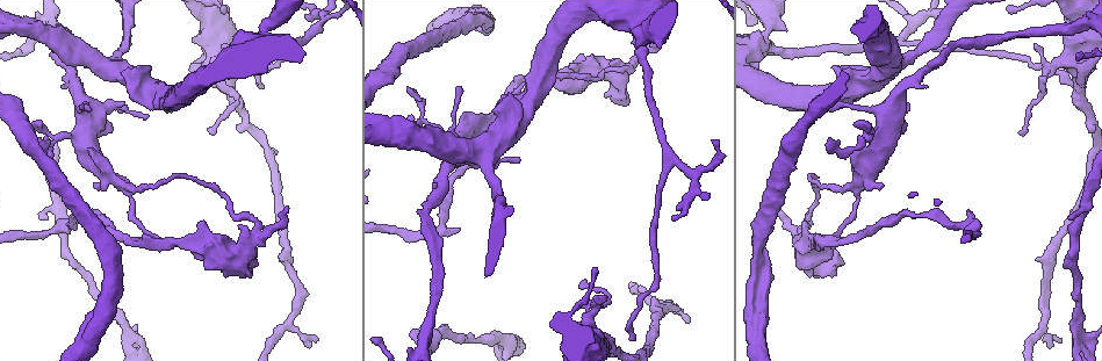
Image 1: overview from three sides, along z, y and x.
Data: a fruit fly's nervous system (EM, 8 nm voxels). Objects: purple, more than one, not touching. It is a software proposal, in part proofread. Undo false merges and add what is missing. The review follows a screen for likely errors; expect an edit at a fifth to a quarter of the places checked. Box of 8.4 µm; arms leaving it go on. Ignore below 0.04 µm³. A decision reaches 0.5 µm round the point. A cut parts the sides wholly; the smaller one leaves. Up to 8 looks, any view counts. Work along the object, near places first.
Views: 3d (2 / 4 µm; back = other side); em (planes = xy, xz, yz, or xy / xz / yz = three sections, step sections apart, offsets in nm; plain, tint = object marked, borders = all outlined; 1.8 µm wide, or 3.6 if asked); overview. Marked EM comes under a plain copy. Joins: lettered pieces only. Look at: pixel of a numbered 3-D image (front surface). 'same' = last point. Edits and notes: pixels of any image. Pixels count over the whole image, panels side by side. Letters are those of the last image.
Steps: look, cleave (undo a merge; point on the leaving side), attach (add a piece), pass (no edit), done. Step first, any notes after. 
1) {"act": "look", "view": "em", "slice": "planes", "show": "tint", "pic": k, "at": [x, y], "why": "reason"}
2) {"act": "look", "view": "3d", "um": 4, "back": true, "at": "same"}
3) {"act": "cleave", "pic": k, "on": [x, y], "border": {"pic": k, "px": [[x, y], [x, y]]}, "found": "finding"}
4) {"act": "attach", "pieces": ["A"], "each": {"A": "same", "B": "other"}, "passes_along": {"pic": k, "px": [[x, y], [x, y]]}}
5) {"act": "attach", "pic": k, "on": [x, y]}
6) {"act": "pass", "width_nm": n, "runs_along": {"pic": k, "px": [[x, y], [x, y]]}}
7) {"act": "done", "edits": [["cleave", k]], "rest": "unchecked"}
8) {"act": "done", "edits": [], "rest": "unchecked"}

{"act": "look", "view": "em", "slice": "yz", "step": 4, "show": "borders", "pic": 1, "at": [288, 206], "why": "tapers out"}

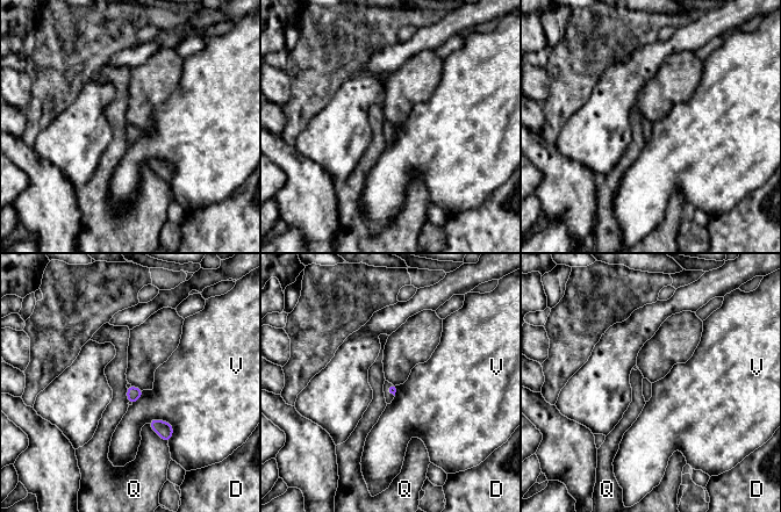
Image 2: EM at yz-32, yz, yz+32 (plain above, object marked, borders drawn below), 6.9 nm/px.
{"act": "pass", "each": {"D": "other", "Q": "other", "V": "other"}, "border": {"pic": 2, "px": [[152, 417], [172, 426], [169, 444]]}, "found": "no lettered piece goes on from it"}

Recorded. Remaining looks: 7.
{"act": "look", "view": "3d", "um": 4, "back": true, "pic": 1, "at": [202, 224], "why": "branch stops here"}

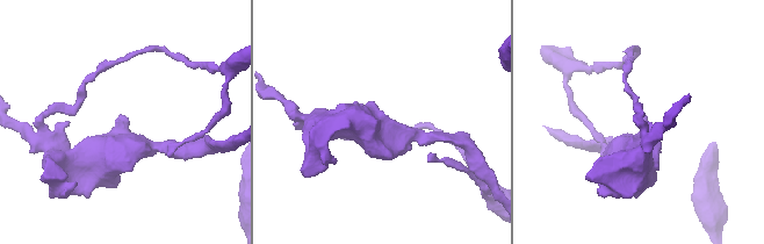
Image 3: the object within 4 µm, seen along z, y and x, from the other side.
{"act": "look", "view": "em", "slice": "planes", "show": "borders", "pic": 3, "at": [122, 115], "why": "now the EM"}

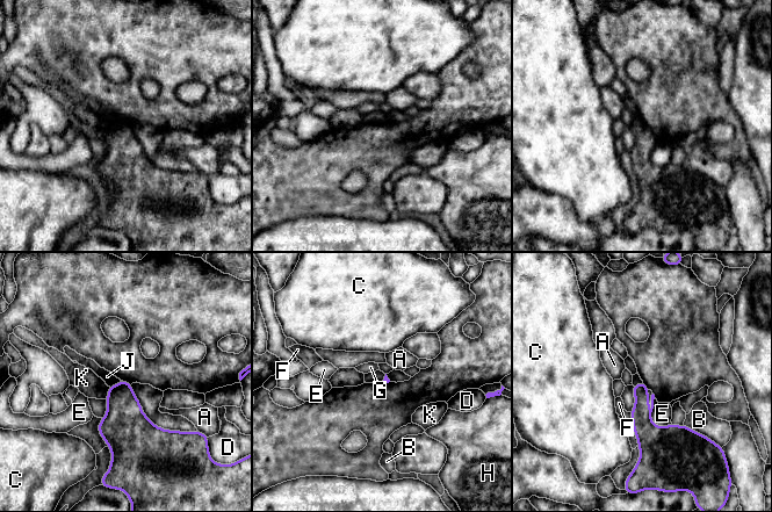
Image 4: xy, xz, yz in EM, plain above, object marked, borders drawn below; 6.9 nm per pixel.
{"act": "pass", "each": {"A": "other", "B": "other", "C": "other", "D": "other", "E": "other", "F": "other", "G": "other", "H": "other", "J": "other", "K": "other"}, "border": {"pic": 4, "px": [[122, 381], [109, 387]]}, "found": "no lettered piece goes on from it"}

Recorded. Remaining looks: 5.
{"act": "look", "view": "3d", "um": 2, "pic": 1, "at": [1075, 331], "why": "abrupt turn"}

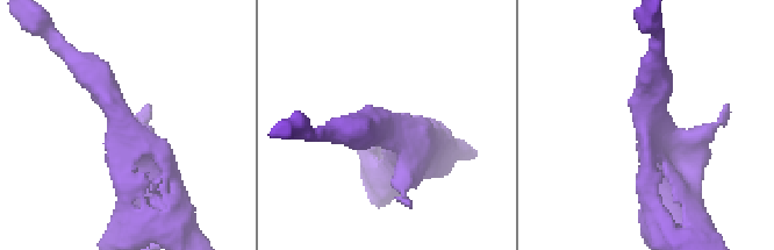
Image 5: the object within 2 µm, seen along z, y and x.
{"act": "look", "view": "em", "slice": "yz", "step": 4, "show": "tint", "pic": 5, "at": [648, 124]}

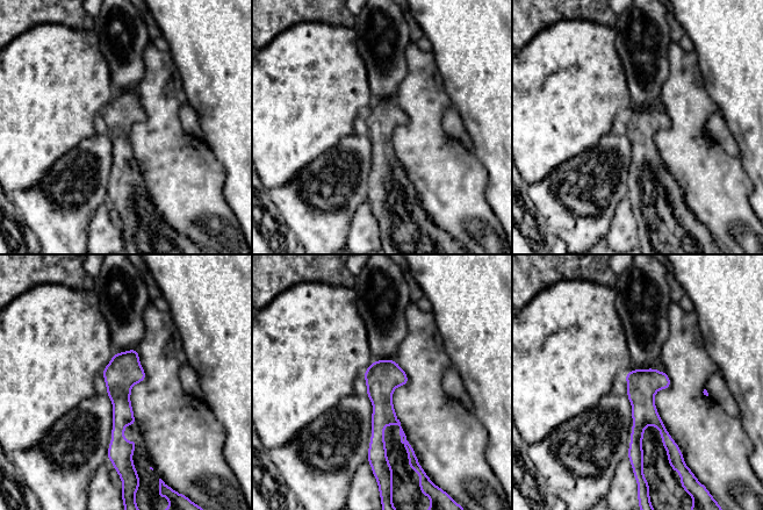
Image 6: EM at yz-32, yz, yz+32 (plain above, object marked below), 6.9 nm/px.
{"act": "look", "view": "em", "slice": "yz", "step": 4, "show": "borders", "at": "same"}

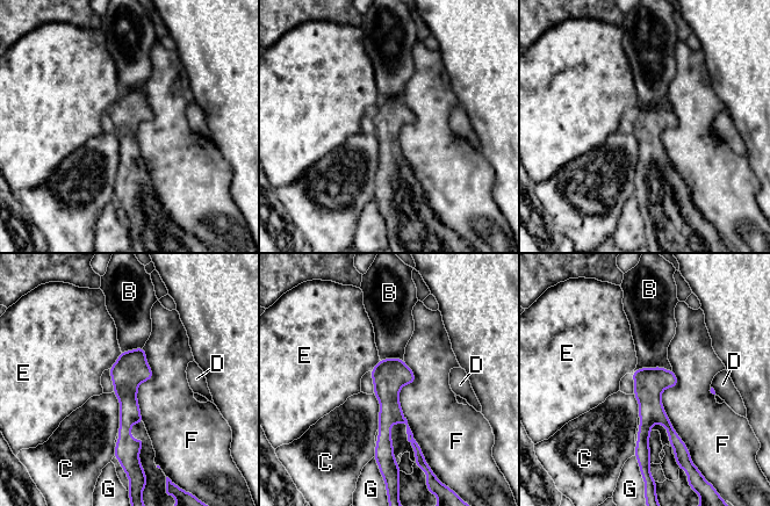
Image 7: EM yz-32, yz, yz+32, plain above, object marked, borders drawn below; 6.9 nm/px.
{"act": "pass", "each": {"B": "other", "C": "other", "D": "other", "E": "other", "F": "other", "G": "other"}, "found": "all the same neuron"}

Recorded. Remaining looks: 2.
{"act": "done", "edits": [], "rest": "unchecked"}

